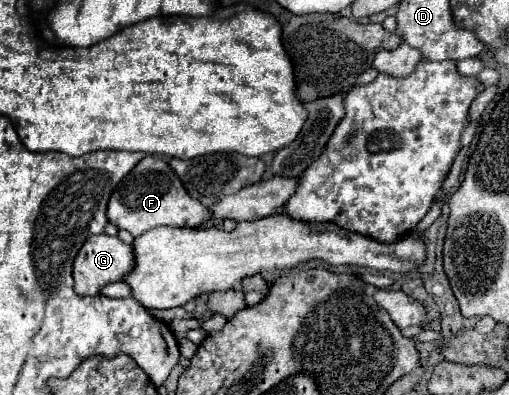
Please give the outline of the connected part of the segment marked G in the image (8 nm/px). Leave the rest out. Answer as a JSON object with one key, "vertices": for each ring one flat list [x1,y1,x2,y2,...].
{"vertices":[[108,234,88,236,88,240,84,242,74,260,74,282,76,282,74,290,78,296,96,296,100,288,106,286,108,282,124,280,132,264,134,264,132,248,130,244,124,244,118,236,108,236]]}

